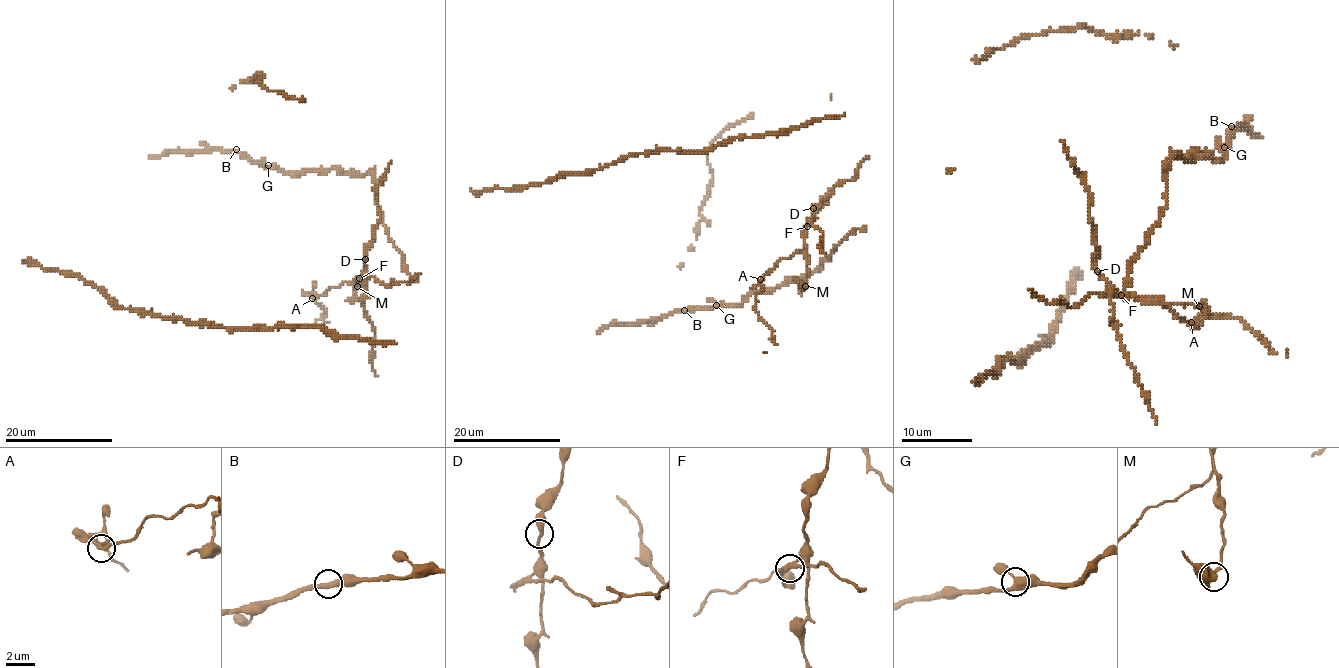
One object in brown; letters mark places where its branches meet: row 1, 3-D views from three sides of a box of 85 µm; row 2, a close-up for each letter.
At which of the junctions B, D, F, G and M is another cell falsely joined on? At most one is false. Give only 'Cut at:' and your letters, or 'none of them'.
Cut at: F

